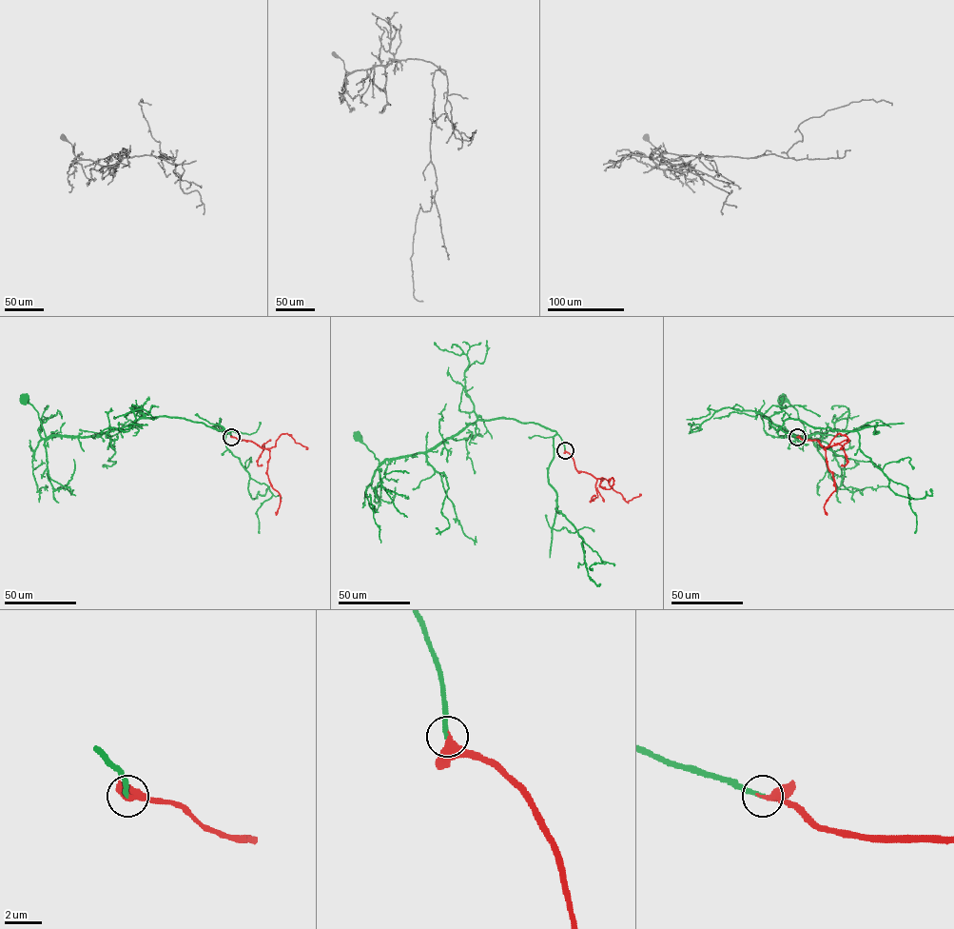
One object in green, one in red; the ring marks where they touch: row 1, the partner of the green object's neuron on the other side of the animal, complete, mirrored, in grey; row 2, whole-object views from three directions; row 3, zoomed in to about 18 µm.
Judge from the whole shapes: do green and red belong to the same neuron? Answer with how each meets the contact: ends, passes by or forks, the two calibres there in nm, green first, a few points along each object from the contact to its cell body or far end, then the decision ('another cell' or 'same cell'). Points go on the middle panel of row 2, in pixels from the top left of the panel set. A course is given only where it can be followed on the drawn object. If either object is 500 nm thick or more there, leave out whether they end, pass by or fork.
green ends there; red ends there; 240 nm thick on the green side, 460 nm on the other; green runs (565, 450), (554, 431), (535, 423), (503, 418), (476, 420), (424, 452), (385, 459), (379, 464), (358, 435); red runs (565, 450), (572, 456), (577, 471), (603, 479), (599, 485), (609, 489), (613, 479), (609, 480); same cell

